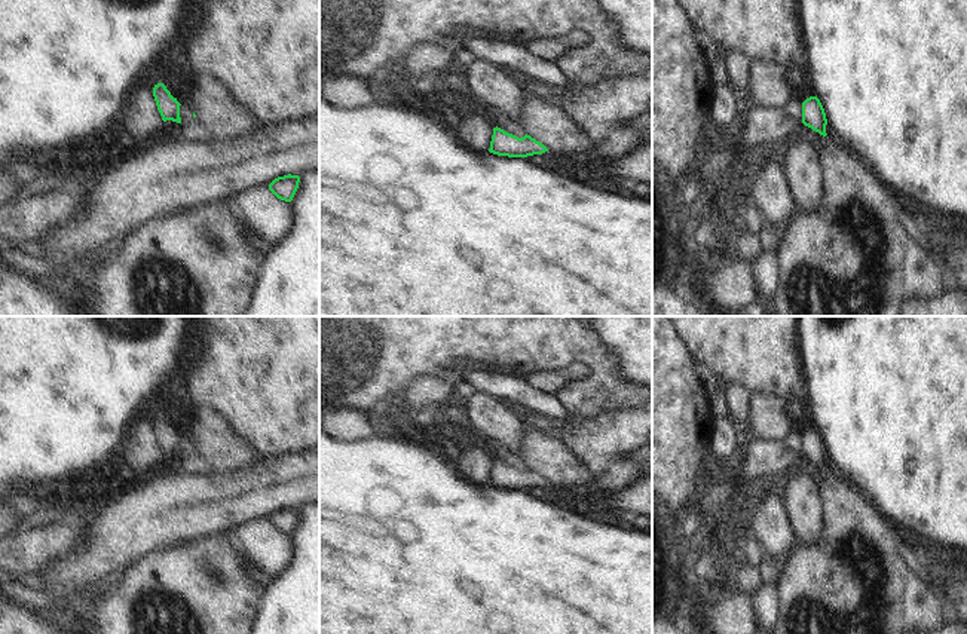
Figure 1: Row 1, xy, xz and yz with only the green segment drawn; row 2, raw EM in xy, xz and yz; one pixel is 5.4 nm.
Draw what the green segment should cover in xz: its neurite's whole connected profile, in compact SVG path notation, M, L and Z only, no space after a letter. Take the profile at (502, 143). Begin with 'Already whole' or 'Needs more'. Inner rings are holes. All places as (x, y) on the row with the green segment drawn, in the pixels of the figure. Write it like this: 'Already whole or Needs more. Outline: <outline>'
Needs more. Outline: M493 110L493 114L496 126L490 141L490 153L508 157L527 157L548 151L542 143L527 135L521 125L496 110Z

